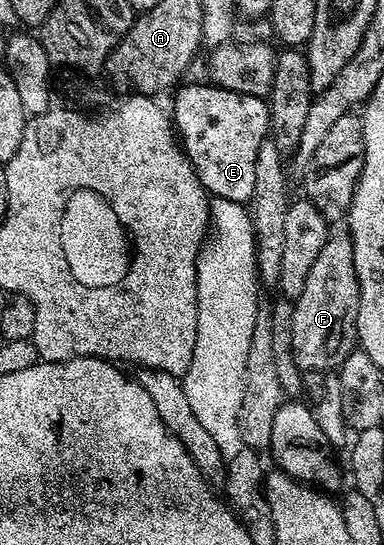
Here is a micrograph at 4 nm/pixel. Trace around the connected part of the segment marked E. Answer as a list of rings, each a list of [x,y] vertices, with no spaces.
[[[213,82],[205,83],[183,83],[173,93],[172,123],[207,193],[219,200],[246,204],[256,190],[256,154],[260,154],[260,146],[270,136],[269,103],[260,96],[233,92]]]

